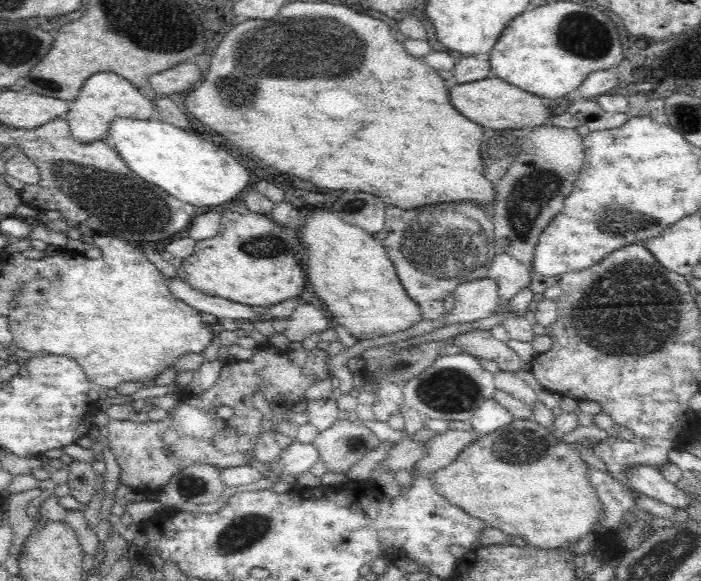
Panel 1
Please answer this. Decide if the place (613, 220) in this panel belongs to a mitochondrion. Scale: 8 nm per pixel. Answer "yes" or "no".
yes

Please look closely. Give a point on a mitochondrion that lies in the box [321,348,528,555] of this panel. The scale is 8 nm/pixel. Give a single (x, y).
(451, 391)

